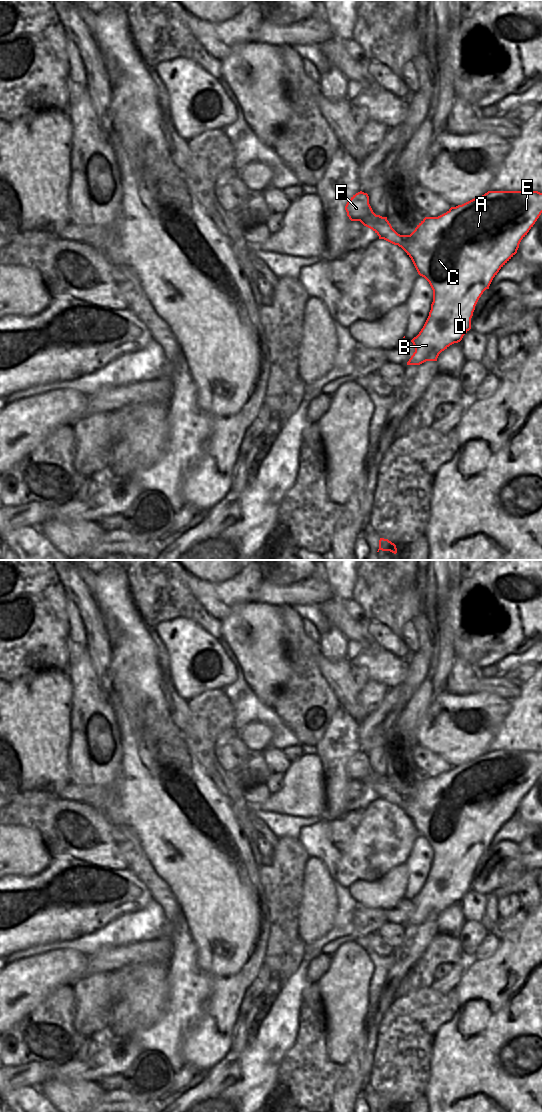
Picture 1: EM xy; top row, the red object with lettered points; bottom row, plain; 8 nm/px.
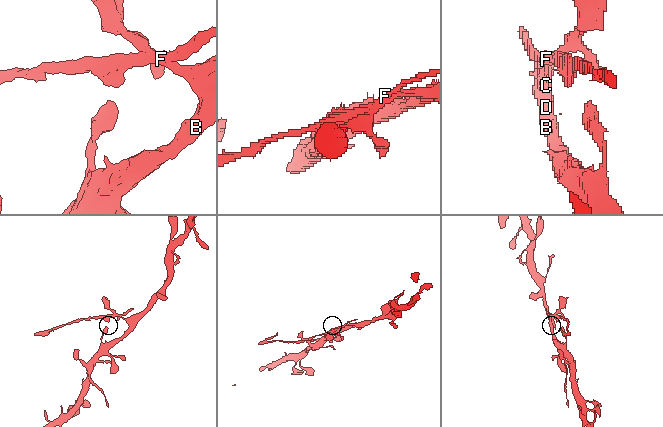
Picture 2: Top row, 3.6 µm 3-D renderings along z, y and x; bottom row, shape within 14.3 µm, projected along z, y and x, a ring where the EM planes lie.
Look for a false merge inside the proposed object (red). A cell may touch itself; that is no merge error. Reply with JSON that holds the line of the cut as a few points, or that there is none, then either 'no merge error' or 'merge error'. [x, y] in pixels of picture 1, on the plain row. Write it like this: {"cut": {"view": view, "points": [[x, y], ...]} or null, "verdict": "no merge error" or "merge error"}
{"cut": {"view": "xy", "points": [[393, 790], [404, 804], [403, 809]]}, "verdict": "merge error"}

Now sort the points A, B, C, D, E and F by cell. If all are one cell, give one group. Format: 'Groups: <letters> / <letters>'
Groups: A B C D E / F

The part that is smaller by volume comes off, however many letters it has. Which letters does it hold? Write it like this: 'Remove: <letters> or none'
Remove: F

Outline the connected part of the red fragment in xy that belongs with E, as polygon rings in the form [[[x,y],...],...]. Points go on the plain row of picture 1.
[[[488,751],[462,765],[451,767],[438,777],[425,777],[410,795],[395,794],[405,804],[403,809],[411,818],[418,834],[424,837],[433,850],[429,876],[411,902],[415,912],[407,925],[420,925],[437,921],[439,914],[458,903],[471,889],[475,866],[499,830],[517,813],[521,800],[527,795],[542,773],[542,753],[538,751]]]

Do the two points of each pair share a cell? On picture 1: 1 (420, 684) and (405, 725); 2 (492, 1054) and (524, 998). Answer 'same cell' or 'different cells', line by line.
1: same cell
2: same cell

